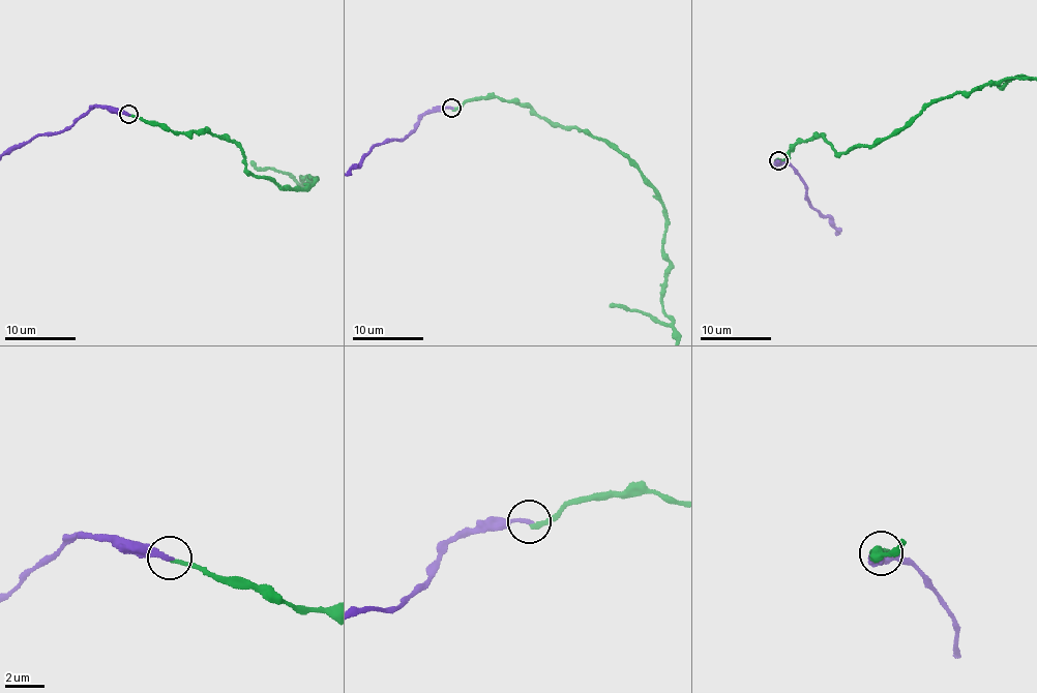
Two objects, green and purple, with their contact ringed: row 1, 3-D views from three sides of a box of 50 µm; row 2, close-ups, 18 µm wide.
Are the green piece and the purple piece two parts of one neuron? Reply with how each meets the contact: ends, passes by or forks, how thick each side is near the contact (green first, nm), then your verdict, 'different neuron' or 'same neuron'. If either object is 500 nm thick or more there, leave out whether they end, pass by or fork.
green ends | purple ends | 200/240 nm | different neuron

